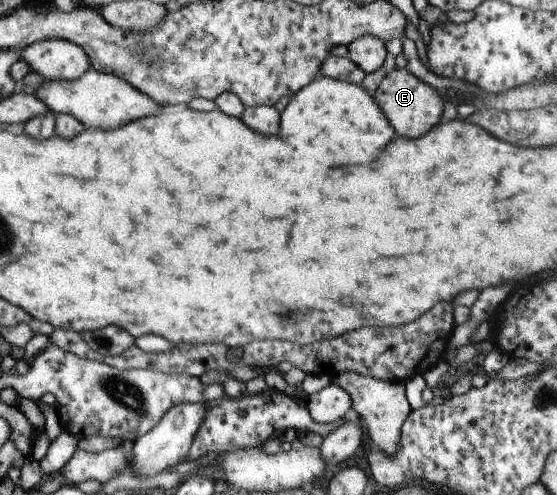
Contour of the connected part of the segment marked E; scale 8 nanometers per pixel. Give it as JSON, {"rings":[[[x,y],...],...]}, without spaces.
{"rings":[[[394,67],[390,71],[383,71],[383,73],[383,79],[371,93],[371,96],[397,135],[407,137],[407,139],[415,139],[415,137],[421,137],[423,133],[427,133],[427,129],[439,124],[438,121],[443,110],[443,99],[436,90],[417,80],[405,68],[397,69]]]}

